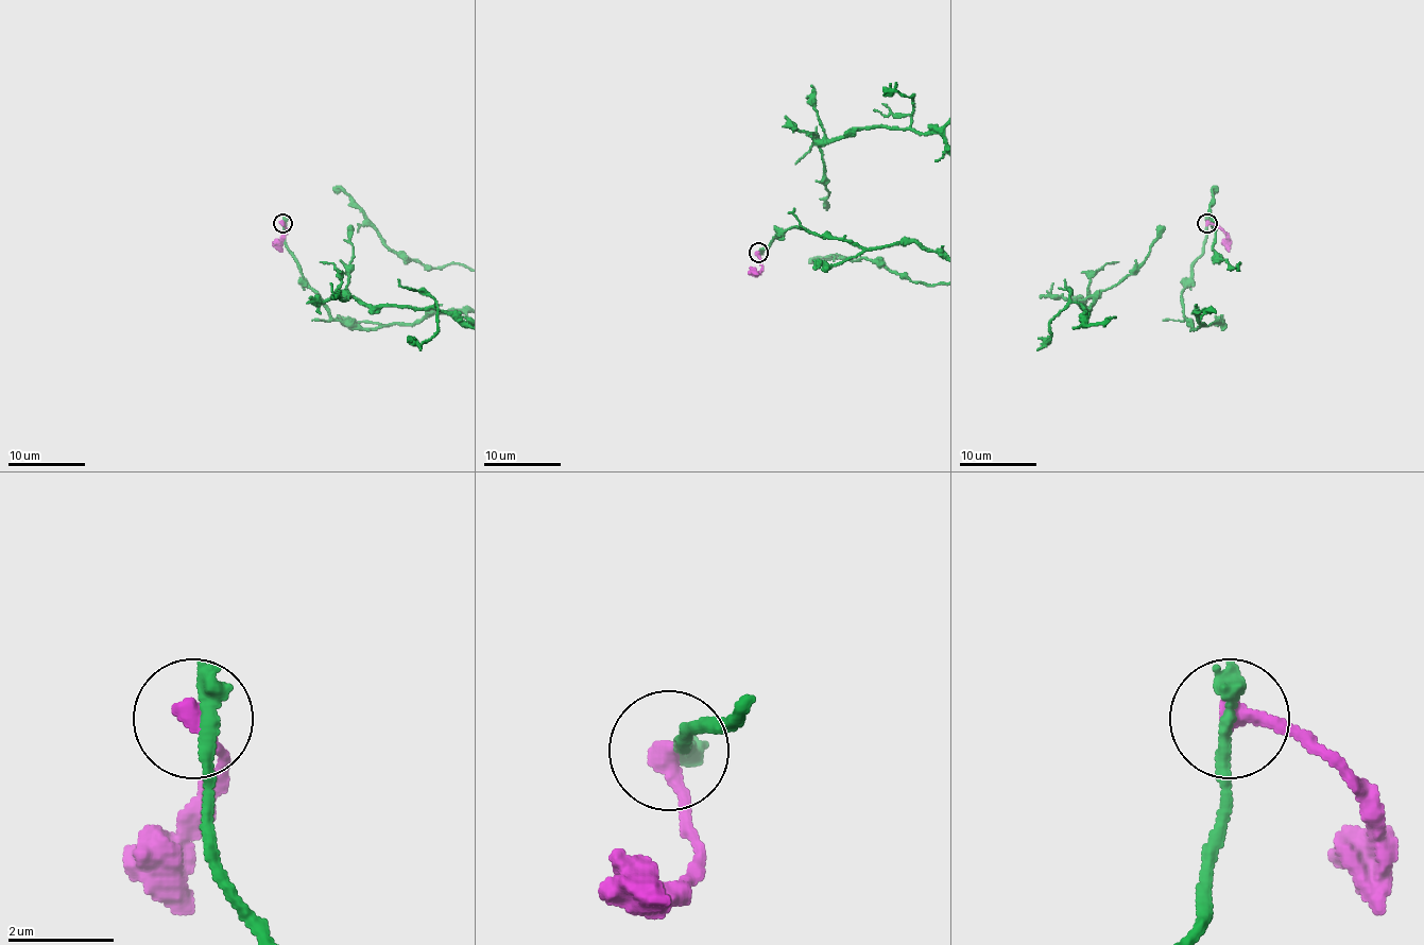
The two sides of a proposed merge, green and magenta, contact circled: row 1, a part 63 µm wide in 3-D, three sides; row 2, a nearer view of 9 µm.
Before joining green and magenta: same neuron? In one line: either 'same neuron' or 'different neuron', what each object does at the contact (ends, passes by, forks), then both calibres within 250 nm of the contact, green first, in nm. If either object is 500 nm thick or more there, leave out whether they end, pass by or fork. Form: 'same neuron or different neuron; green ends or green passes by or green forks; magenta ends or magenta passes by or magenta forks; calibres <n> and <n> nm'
different neuron; green ends; magenta ends; calibres 440 and 400 nm

